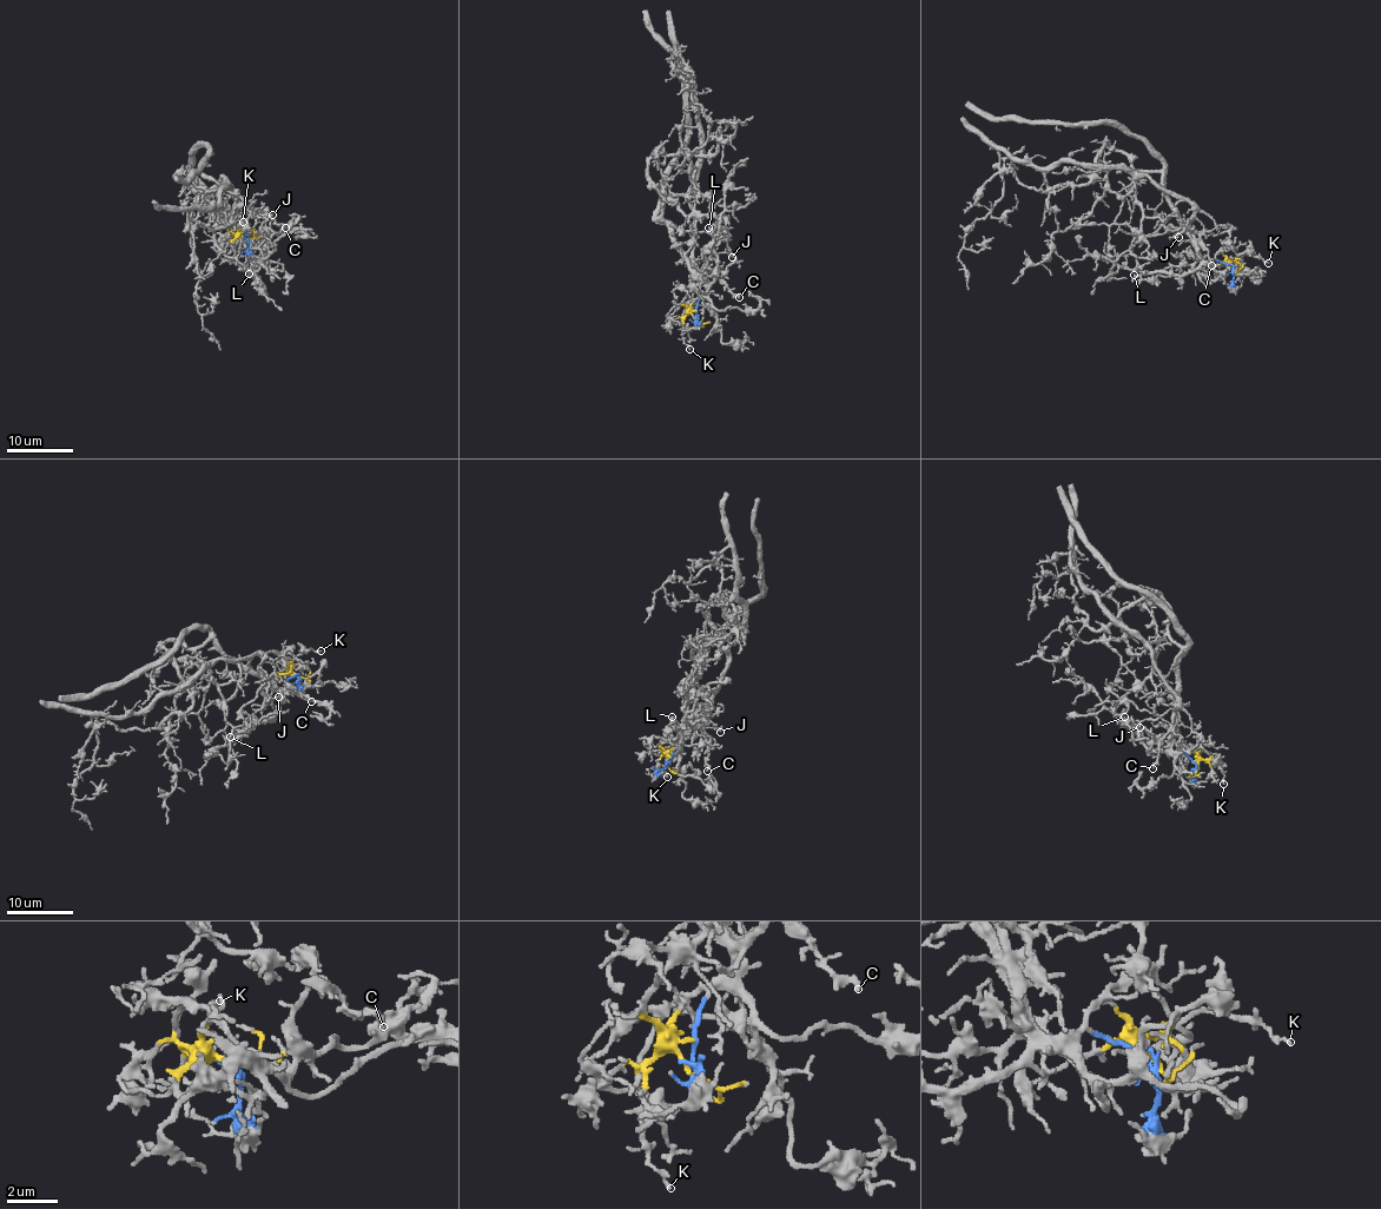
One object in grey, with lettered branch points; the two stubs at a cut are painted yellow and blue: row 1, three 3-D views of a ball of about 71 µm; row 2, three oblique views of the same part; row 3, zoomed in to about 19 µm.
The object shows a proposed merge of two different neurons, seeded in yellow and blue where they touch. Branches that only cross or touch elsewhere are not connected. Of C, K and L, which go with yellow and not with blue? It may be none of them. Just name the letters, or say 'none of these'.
K, L

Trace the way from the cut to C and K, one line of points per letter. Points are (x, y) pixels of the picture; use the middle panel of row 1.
C: (695, 317), (696, 304), (706, 289), (698, 277), (700, 275), (722, 278), (739, 297)
K: (694, 317), (687, 314), (681, 319), (684, 338), (689, 350)

